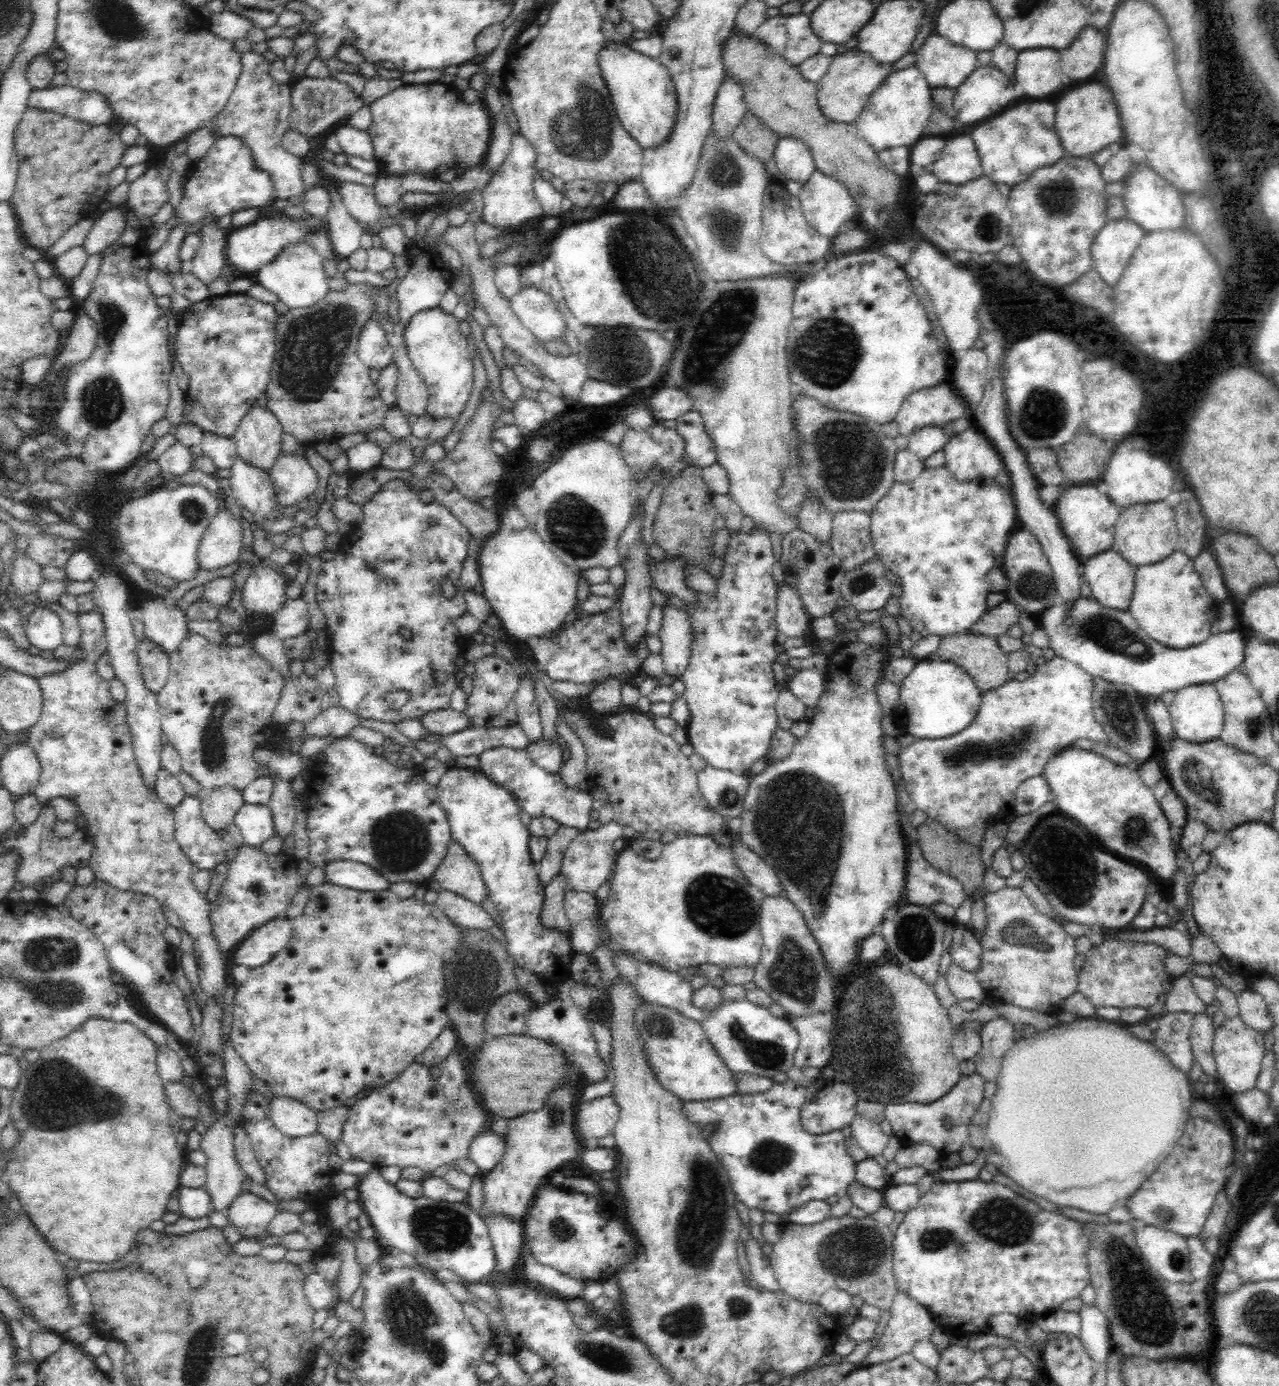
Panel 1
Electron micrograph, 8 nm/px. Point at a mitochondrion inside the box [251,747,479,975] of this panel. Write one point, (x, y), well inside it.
(401, 841)

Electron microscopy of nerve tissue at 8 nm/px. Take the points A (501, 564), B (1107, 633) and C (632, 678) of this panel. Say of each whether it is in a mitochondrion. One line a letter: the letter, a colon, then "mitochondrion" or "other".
A: other
B: mitochondrion
C: other

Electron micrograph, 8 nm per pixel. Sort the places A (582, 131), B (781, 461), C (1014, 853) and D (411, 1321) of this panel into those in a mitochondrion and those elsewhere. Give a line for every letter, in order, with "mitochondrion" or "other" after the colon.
A: mitochondrion
B: other
C: other
D: mitochondrion

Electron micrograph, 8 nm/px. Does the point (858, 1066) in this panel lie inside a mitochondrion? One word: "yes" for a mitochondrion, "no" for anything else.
no

